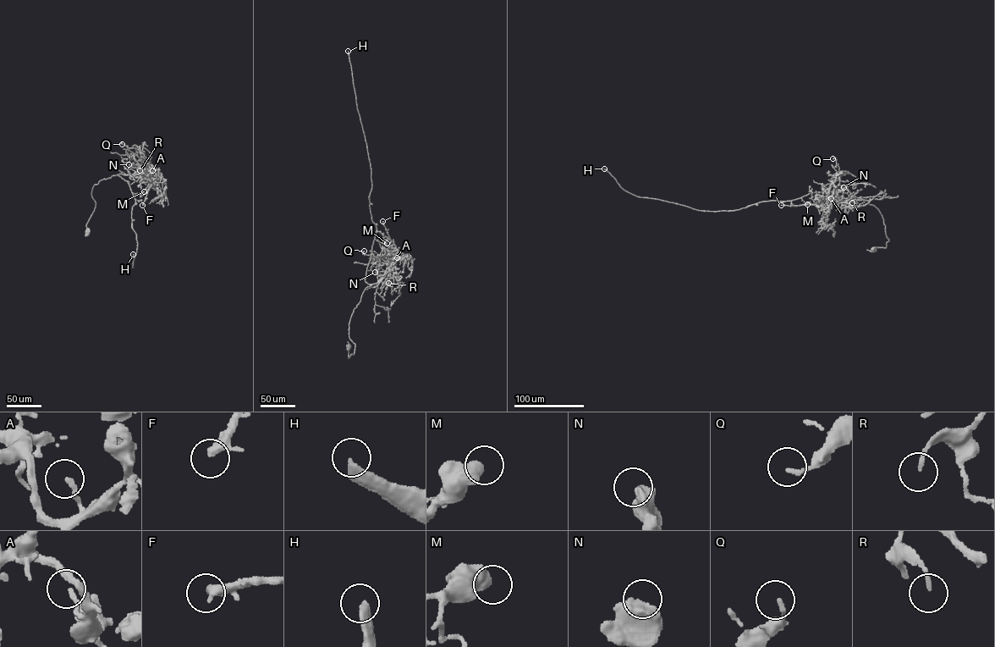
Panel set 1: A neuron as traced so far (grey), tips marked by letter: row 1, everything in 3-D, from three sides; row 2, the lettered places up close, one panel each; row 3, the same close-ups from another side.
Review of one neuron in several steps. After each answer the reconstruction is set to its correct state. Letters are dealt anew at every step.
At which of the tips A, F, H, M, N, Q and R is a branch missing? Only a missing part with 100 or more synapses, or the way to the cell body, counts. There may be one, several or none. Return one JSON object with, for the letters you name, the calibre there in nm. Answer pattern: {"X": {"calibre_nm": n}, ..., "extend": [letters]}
{"H": {"calibre_nm": 360}, "extend": ["H"]}

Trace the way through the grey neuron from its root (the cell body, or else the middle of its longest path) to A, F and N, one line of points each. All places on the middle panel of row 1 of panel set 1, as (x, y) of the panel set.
A: (349, 348), (349, 357), (355, 345), (349, 323), (363, 291), (392, 265), (391, 256), (397, 257)
F: (349, 348), (349, 357), (355, 345), (349, 334), (353, 311), (365, 288), (377, 283), (398, 251), (382, 221)
N: (349, 348), (349, 357), (355, 345), (349, 334), (353, 311), (365, 288), (387, 268), (375, 272)

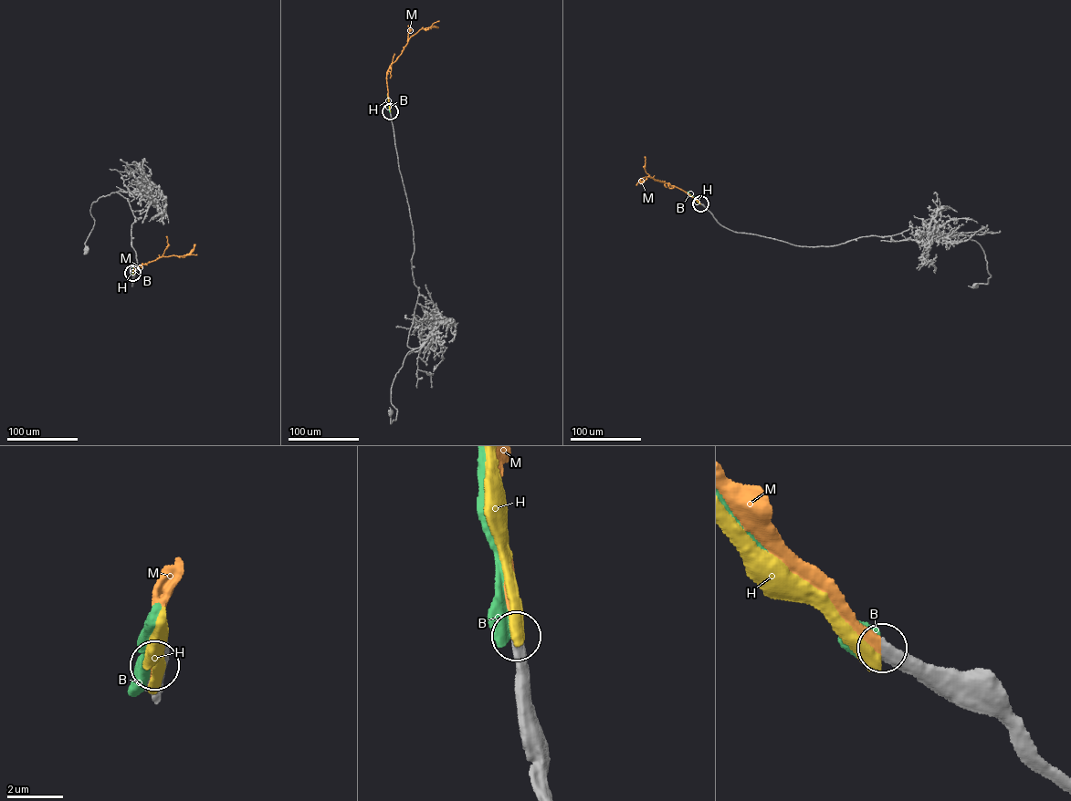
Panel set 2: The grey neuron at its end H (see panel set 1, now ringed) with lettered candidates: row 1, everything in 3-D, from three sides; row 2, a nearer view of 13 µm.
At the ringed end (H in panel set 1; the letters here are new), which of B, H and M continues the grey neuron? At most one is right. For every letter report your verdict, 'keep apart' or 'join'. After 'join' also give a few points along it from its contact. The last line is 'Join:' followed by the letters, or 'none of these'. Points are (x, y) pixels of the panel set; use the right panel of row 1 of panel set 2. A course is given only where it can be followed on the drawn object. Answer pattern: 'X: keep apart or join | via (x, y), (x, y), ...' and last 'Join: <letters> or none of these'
B: keep apart
H: keep apart
M: join | via (700, 203), (679, 189), (649, 177), (641, 179), (640, 182), (646, 179)
Join: M

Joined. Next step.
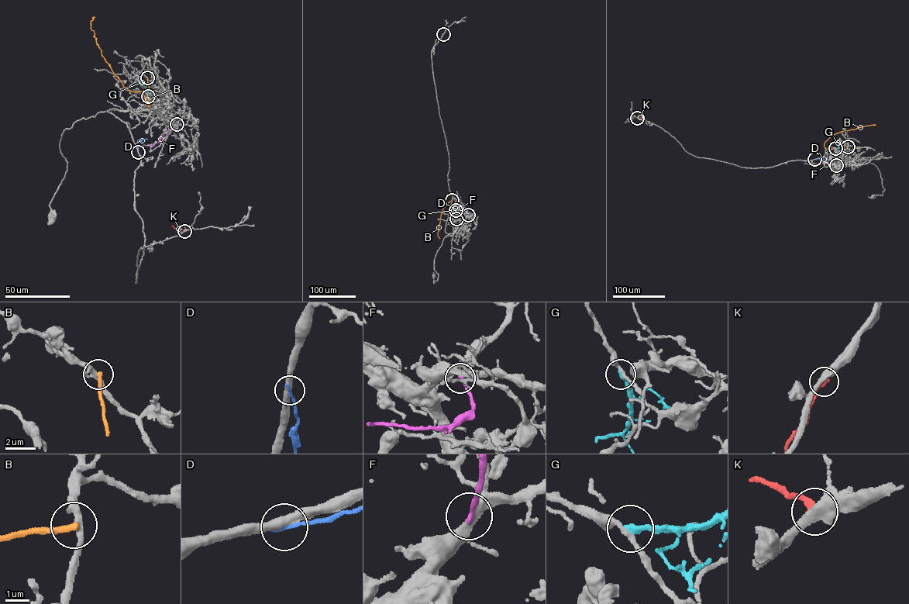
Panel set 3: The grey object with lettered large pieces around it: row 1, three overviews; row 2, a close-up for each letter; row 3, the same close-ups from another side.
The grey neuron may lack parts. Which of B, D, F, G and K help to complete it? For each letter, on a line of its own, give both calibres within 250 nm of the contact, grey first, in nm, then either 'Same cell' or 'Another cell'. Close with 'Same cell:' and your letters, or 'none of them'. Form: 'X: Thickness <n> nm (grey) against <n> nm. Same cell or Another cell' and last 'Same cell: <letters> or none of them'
B: Thickness 300 nm (grey) against 260 nm. Another cell
D: Thickness 400 nm (grey) against 180 nm. Another cell
F: Thickness 360 nm (grey) against 190 nm. Another cell
G: Thickness 200 nm (grey) against 320 nm. Another cell
K: Thickness 440 nm (grey) against 320 nm. Another cell
Same cell: none of them

